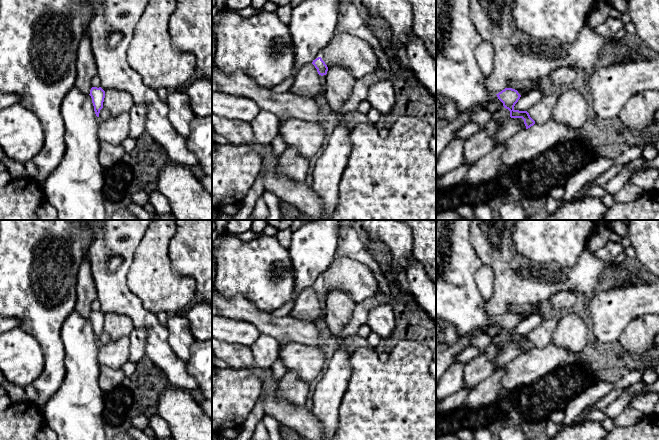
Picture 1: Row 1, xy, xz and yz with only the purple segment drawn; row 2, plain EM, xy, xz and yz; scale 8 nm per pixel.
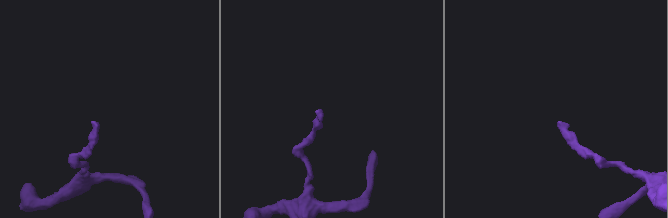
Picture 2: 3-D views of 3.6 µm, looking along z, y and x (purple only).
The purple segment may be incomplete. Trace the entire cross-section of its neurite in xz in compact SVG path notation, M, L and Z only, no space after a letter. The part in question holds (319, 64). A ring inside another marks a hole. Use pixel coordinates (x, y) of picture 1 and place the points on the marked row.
M318 57L315 60L313 60L312 64L317 69L317 72L318 72L319 75L323 76L323 75L327 74L328 67L325 64L325 62L322 60L321 57Z

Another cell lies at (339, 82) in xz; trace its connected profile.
M333 65L326 74L326 100L332 111L338 110L350 97L355 78L344 67Z

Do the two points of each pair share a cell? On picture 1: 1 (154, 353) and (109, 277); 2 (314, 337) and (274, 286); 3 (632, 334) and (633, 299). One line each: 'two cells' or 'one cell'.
1: one cell
2: two cells
3: two cells

